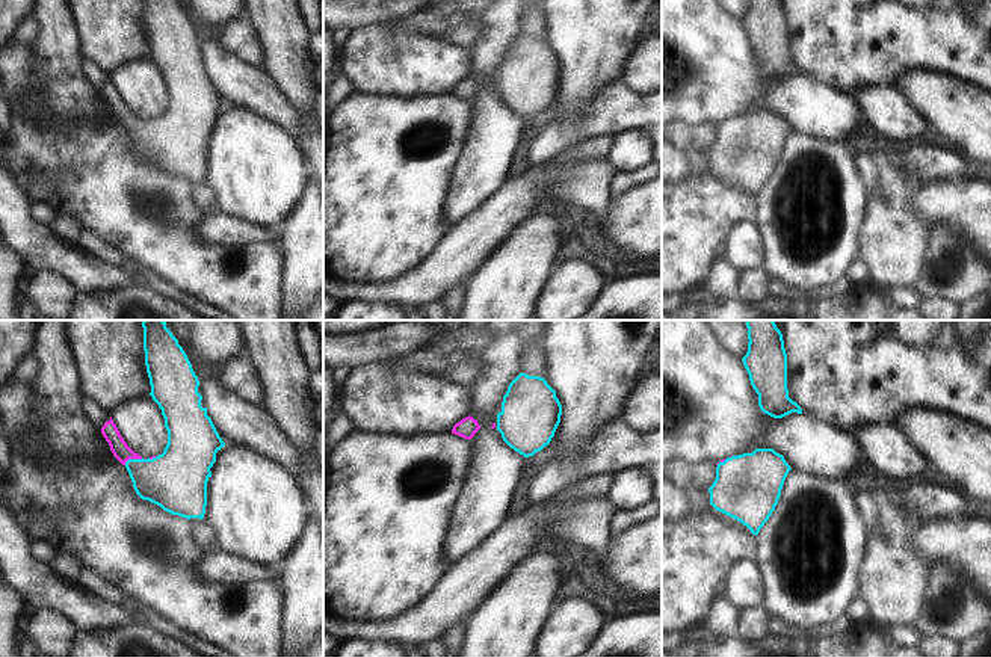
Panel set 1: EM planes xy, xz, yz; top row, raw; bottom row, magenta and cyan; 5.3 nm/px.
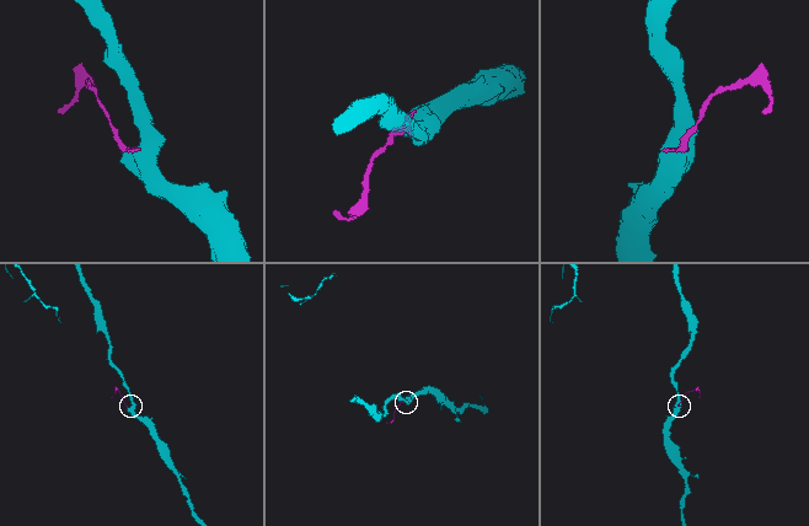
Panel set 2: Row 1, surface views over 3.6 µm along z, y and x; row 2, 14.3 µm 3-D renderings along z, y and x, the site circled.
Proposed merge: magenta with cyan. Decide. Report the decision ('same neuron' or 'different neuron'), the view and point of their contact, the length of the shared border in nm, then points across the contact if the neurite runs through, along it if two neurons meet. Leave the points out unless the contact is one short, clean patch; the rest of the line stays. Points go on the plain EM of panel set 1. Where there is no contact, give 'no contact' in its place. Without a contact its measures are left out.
same neuron; meets magenta in xy at (133, 120); contact 110 nm long; runs through xy (120, 111), (133, 120), (154, 141), (174, 142)

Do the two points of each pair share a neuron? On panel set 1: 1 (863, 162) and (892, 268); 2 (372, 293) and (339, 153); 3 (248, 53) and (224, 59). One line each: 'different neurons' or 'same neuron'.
1: different neurons
2: different neurons
3: different neurons

